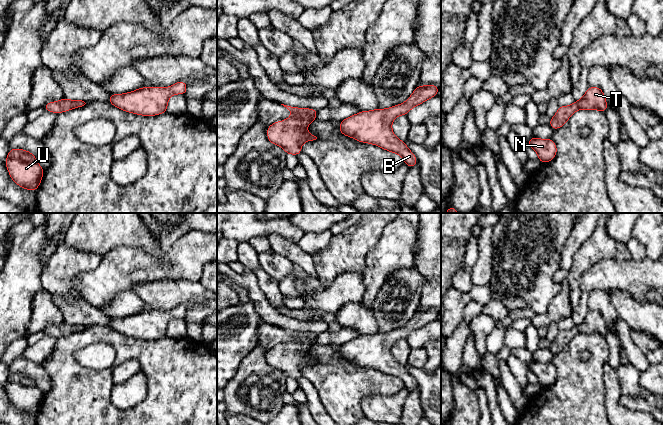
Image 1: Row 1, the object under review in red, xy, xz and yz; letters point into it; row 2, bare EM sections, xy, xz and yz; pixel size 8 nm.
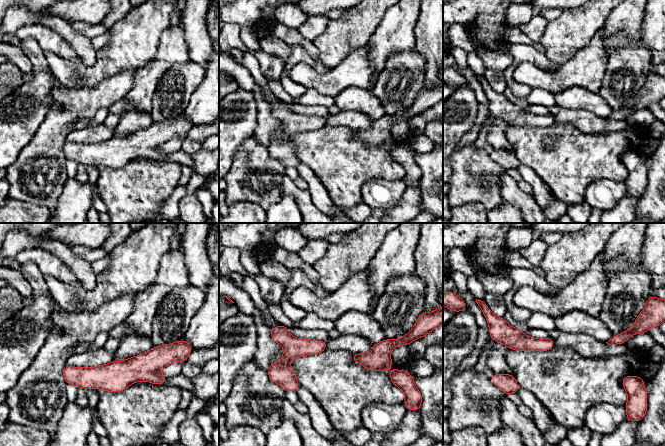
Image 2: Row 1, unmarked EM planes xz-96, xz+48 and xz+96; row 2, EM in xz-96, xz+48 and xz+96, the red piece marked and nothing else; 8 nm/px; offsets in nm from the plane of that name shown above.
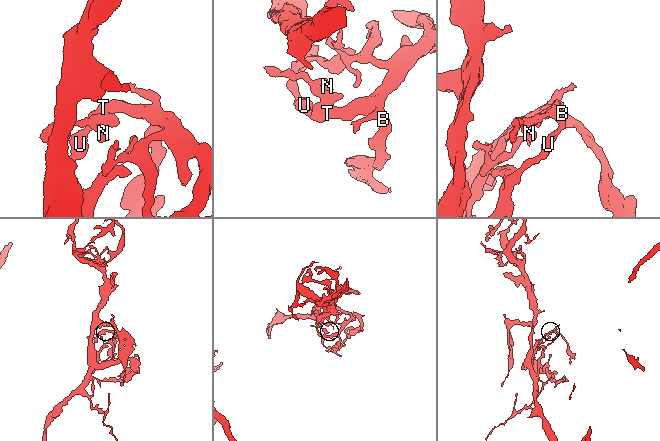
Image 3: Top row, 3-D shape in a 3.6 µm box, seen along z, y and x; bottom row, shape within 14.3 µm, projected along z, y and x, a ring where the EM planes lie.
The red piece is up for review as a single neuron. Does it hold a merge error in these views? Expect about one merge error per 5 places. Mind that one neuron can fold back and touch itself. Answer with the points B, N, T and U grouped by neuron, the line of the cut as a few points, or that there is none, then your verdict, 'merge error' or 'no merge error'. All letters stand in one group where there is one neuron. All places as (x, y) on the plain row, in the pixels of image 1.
groups B N T U; cut none; no merge error

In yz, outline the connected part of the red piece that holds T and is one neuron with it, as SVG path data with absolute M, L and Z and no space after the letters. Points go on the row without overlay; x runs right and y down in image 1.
M590 310L580 324L570 330L560 330L555 340L550 343L549 349L553 354L559 353L578 333L600 334L605 337L607 331L606 322L601 312Z

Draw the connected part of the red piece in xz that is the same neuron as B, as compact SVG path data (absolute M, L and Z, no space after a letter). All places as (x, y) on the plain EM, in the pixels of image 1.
M417 310L412 319L403 327L387 333L360 335L340 346L341 358L363 367L374 368L389 376L399 378L411 393L418 387L416 380L405 366L398 363L391 352L393 344L407 337L415 330L438 319L439 310Z

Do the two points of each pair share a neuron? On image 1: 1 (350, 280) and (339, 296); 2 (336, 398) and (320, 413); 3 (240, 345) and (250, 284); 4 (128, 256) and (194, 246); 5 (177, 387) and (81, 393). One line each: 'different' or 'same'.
1: same
2: different
3: different
4: same
5: same

